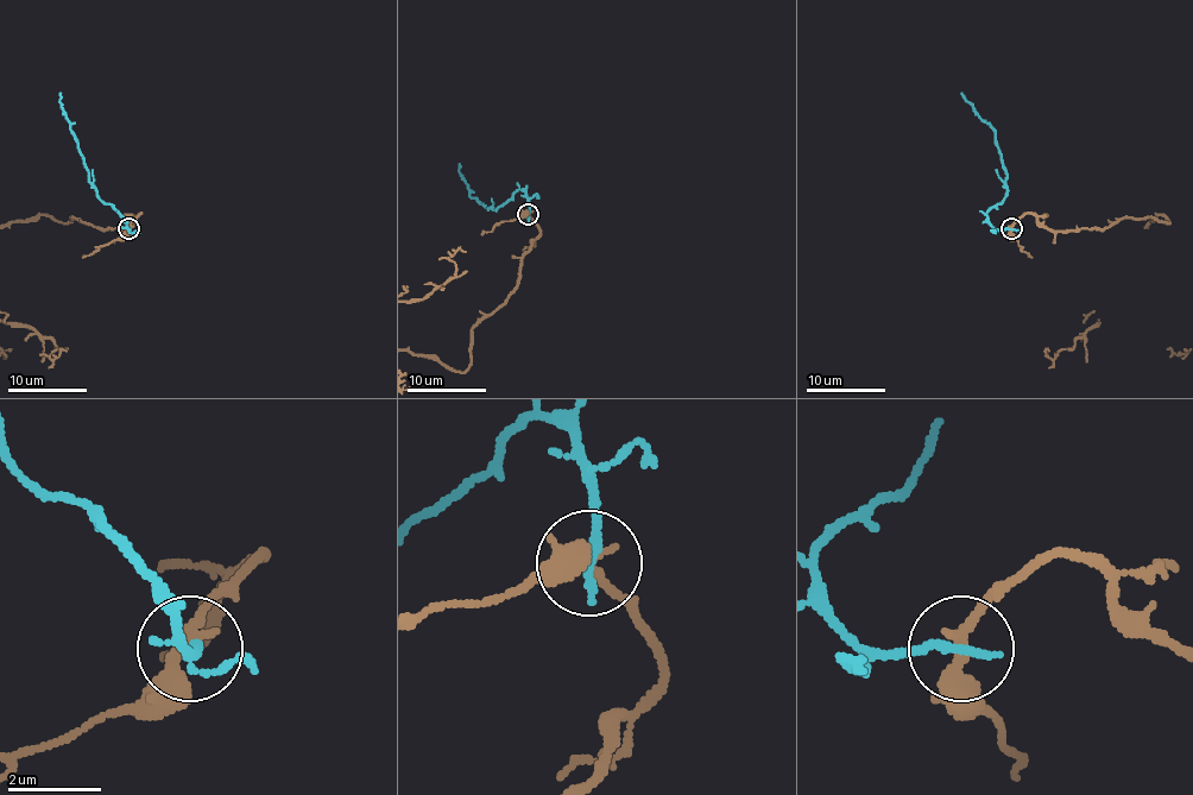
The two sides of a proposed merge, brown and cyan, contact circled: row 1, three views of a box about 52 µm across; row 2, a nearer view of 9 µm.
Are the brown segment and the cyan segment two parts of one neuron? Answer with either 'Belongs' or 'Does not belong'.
Does not belong

